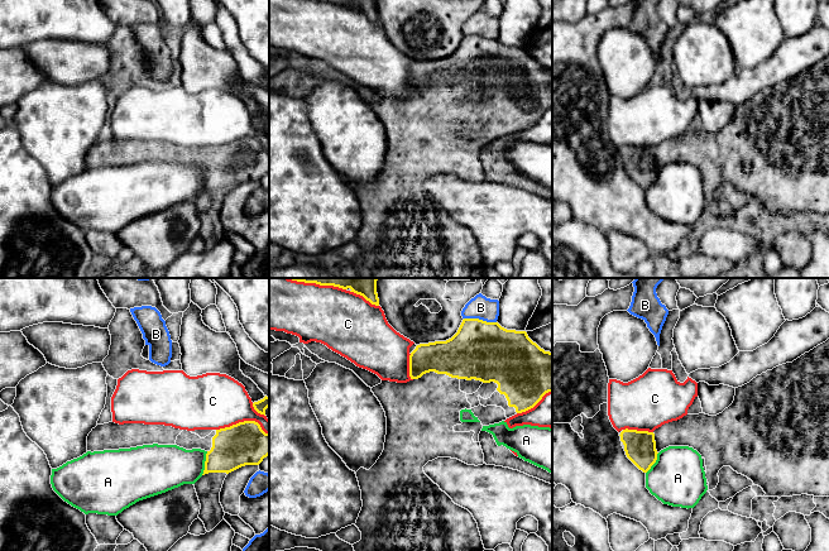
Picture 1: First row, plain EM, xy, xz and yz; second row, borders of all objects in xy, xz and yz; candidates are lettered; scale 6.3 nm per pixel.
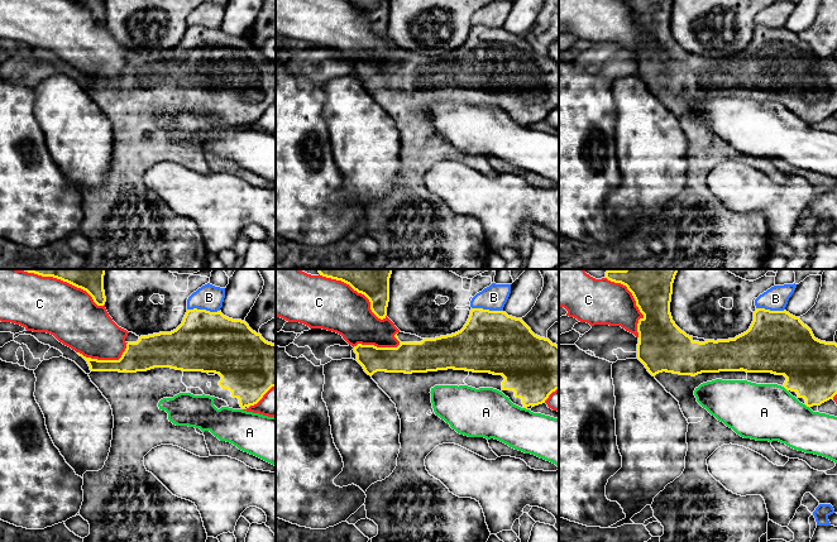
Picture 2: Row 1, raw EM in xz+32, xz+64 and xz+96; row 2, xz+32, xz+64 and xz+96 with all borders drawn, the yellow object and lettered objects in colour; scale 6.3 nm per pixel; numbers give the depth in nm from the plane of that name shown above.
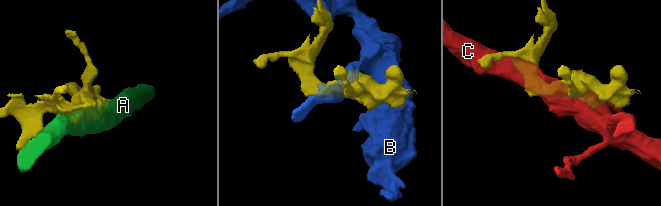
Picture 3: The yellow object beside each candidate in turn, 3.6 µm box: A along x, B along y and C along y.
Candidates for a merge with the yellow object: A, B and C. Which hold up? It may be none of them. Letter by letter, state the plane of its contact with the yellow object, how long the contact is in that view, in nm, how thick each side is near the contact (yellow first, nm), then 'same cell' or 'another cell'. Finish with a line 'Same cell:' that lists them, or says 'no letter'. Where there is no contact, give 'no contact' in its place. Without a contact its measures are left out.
A: xy | 160 nm | 260/280 nm | another cell
B: xz | 220 nm | 380/150 nm | another cell
C: xy | 340 nm | 280/360 nm | another cell
Same cell: no letter

